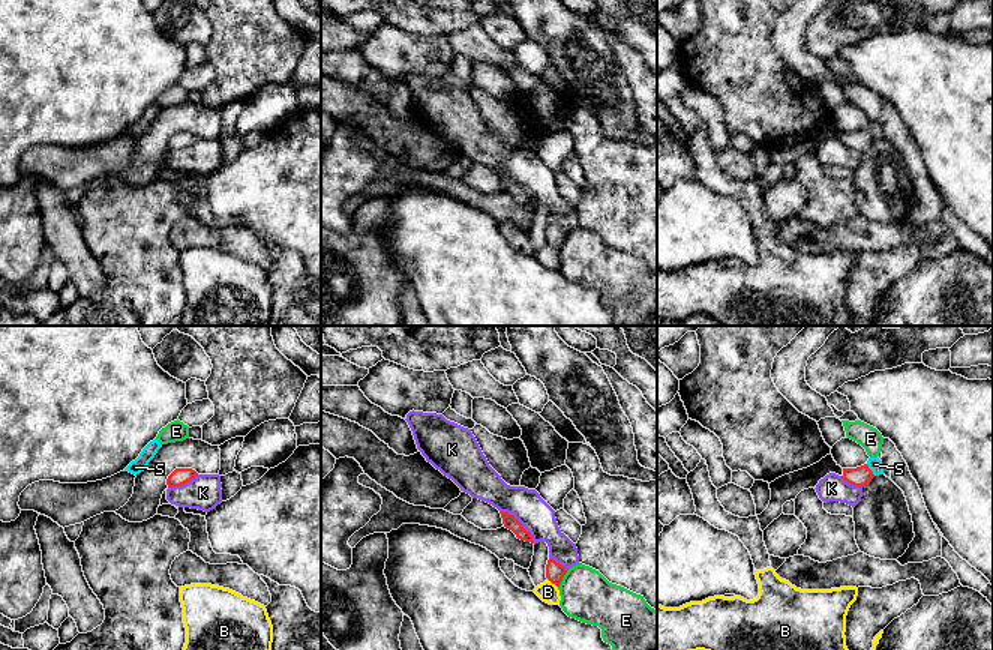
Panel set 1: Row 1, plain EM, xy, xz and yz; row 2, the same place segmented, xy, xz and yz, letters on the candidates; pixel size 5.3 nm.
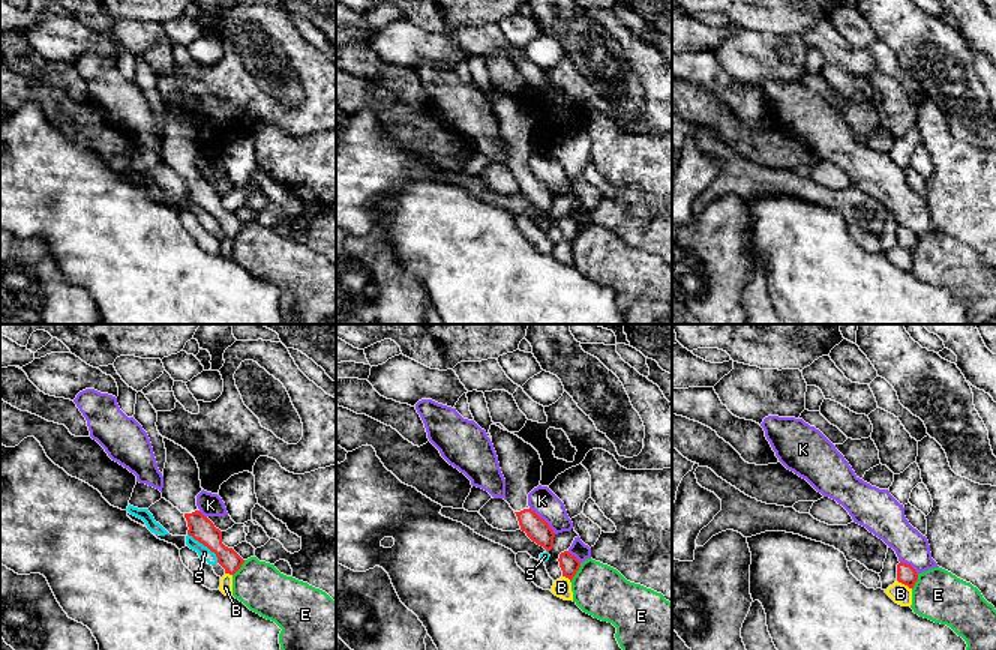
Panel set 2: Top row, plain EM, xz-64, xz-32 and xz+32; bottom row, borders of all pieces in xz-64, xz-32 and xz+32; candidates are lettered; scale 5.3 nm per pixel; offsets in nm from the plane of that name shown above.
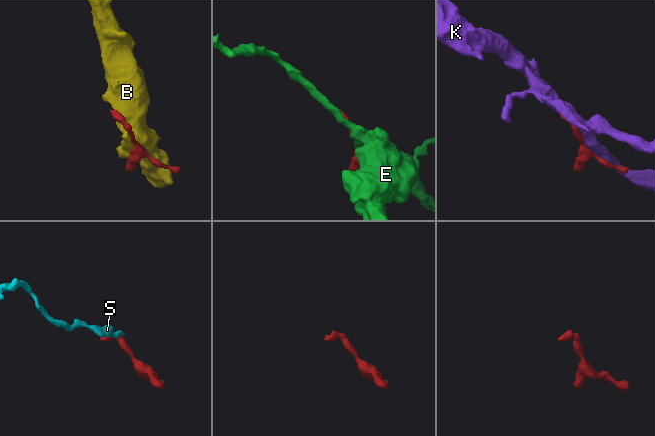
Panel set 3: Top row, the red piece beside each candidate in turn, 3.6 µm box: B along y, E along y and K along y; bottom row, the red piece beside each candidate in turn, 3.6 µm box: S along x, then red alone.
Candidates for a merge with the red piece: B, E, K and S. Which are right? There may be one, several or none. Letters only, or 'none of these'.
none of these

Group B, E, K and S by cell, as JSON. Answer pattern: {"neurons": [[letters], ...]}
{"neurons": [["B", "S"], ["E"], ["K"]]}

